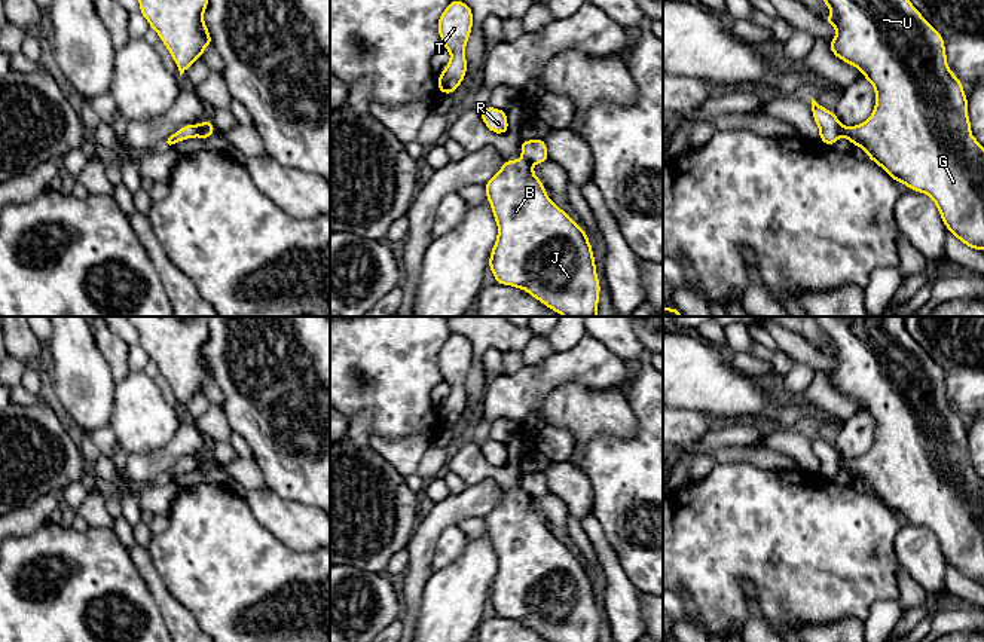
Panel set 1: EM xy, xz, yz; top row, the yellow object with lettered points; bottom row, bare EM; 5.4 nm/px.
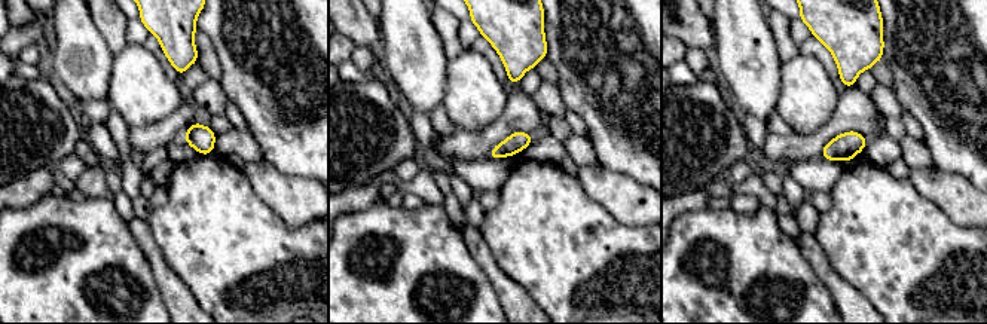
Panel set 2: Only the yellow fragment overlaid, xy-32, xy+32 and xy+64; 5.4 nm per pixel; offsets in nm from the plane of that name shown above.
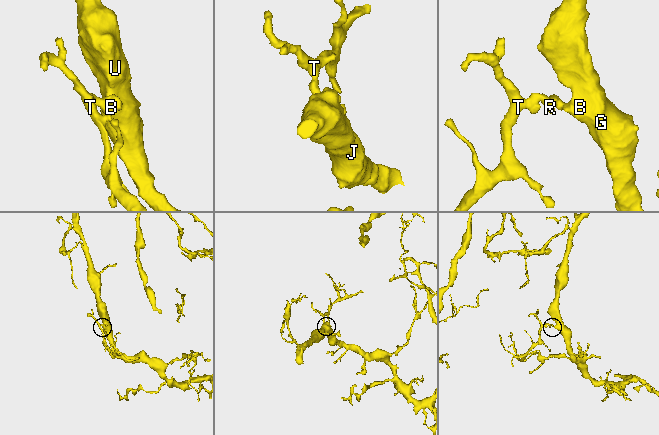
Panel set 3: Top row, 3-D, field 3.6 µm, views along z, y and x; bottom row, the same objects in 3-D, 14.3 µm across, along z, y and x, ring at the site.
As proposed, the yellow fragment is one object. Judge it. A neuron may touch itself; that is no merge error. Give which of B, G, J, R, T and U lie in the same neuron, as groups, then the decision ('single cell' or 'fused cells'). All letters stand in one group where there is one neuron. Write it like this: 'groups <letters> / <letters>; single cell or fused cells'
groups B G J U / R T; fused cells

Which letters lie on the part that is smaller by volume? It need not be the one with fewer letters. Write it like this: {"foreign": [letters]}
{"foreign": ["R", "T"]}

